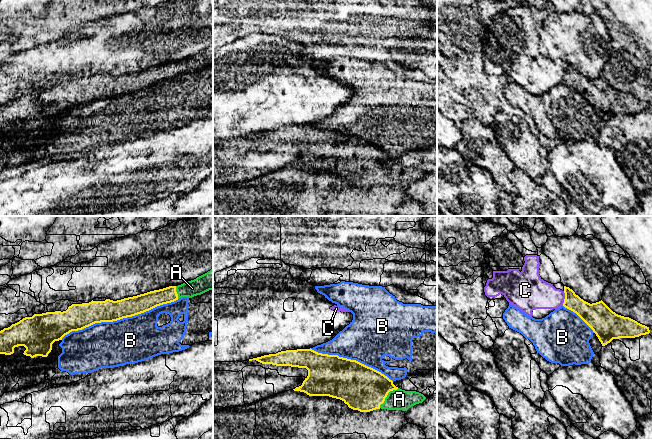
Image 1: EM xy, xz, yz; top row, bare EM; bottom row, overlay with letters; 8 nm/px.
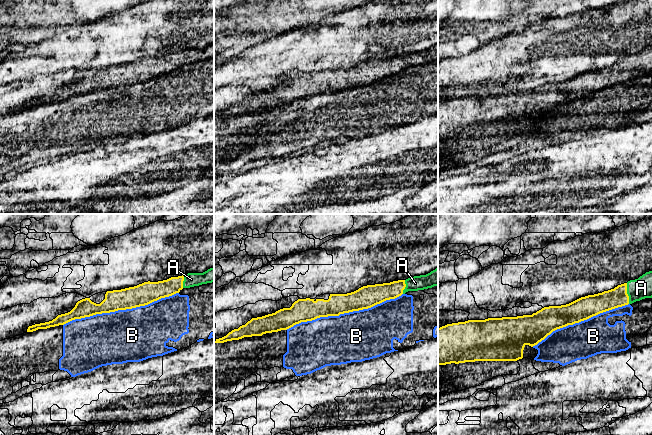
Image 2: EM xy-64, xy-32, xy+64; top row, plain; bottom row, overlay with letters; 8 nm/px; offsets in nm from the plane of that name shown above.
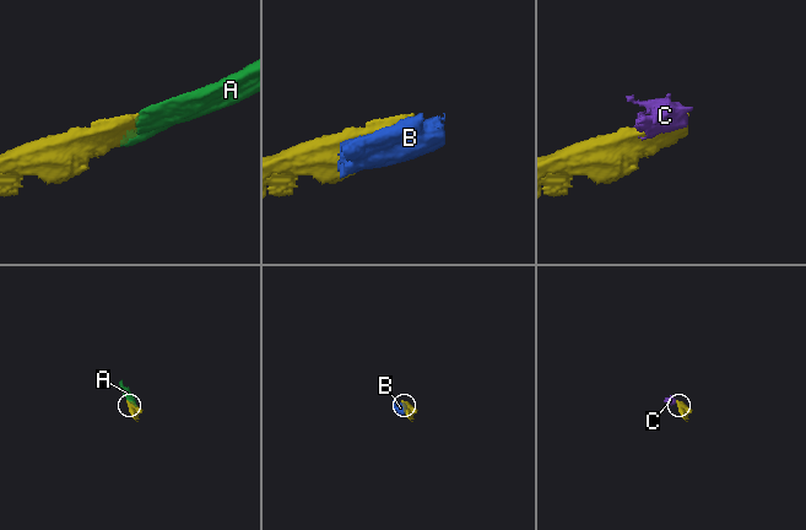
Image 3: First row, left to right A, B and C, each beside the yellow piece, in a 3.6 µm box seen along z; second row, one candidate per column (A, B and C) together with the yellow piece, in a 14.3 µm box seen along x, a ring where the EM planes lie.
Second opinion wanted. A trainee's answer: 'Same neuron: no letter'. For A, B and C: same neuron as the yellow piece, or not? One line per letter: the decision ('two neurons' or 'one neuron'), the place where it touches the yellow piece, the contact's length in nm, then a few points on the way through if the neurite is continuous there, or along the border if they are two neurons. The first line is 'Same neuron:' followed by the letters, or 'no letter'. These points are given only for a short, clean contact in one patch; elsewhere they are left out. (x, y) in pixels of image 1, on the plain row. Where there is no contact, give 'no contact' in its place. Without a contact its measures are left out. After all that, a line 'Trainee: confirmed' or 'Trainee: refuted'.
Same neuron: A
A: one neuron | xz (387, 170) | 220 nm
B: two neurons | xy (119, 95) | 1000 nm
C: two neurons | yz (565, 74) | 120 nm | along yz (564, 67), (564, 78), (562, 81)
Trainee: refuted

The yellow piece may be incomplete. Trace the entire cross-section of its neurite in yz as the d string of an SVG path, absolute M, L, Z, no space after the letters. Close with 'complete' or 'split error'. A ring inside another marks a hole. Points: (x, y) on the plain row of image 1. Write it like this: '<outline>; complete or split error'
M564 62L563 82L576 89L596 110L602 122L613 115L635 114L650 109L649 103L616 90L602 76L588 79Z; complete

